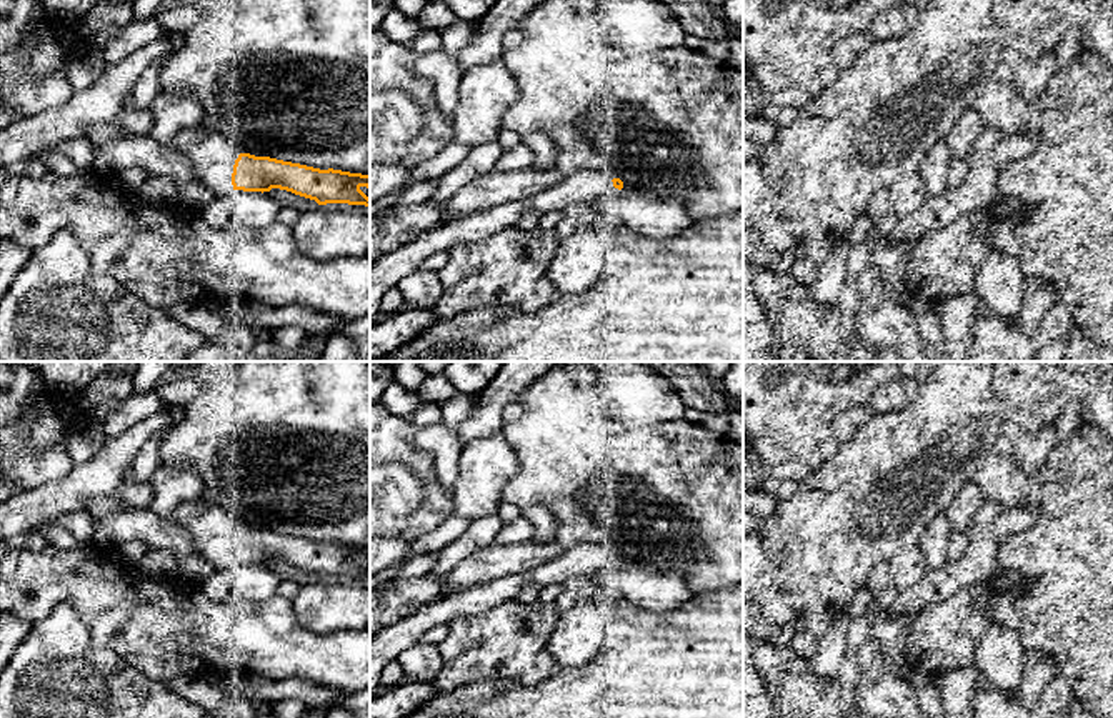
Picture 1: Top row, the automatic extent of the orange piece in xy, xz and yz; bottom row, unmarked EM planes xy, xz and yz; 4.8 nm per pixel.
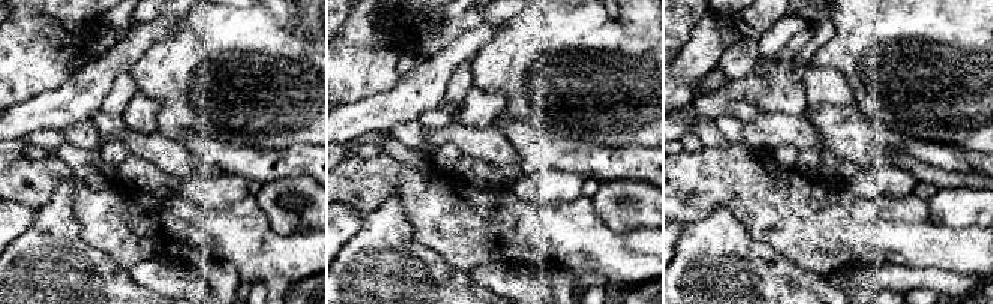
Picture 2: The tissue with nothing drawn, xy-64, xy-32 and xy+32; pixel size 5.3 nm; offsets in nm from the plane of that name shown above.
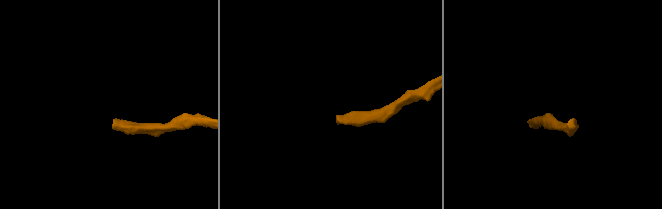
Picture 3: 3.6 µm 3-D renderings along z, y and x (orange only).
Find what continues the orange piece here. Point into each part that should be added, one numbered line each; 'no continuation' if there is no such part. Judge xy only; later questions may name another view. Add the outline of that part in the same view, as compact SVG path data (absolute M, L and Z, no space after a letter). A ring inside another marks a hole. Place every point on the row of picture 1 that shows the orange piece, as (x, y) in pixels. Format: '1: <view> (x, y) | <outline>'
1: xy (209, 152) | M200 123L180 130L172 145L193 165L200 182L212 188L215 197L233 192L232 173L235 158L230 153L230 142Z

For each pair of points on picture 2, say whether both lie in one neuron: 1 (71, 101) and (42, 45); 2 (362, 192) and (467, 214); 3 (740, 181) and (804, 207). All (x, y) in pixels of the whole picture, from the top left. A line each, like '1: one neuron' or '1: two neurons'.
1: two neurons
2: one neuron
3: one neuron

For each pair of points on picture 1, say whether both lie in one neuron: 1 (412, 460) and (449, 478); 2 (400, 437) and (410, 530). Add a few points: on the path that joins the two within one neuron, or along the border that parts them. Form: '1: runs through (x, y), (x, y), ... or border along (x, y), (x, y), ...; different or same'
1: border along (414, 438), (432, 457), (437, 480), (450, 498); different
2: runs through (417, 460), (430, 478), (430, 507); same

